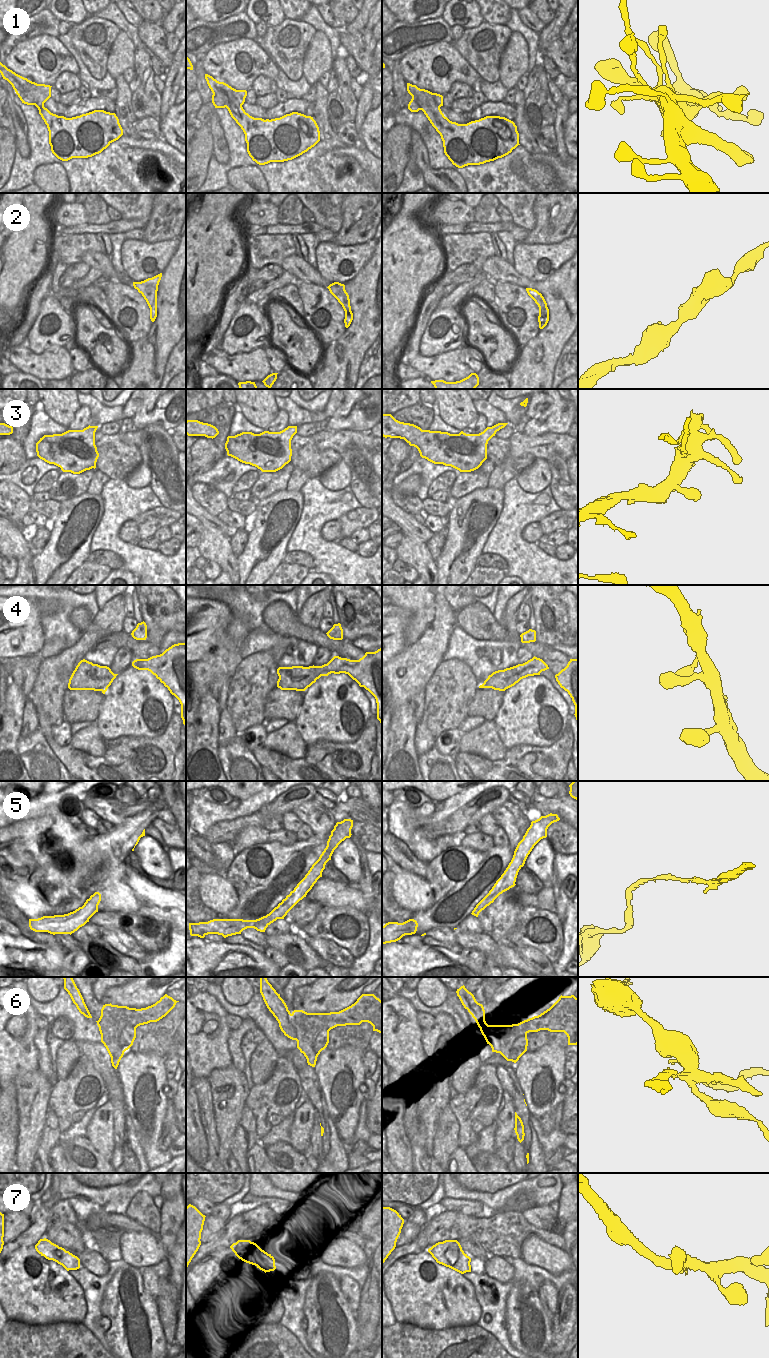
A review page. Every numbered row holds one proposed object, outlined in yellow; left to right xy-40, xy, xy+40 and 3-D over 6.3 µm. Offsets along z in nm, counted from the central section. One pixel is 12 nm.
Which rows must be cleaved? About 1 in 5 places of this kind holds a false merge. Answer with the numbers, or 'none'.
1

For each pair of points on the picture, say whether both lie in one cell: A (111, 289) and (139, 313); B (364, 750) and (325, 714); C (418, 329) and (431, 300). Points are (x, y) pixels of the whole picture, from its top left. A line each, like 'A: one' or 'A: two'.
A: one
B: two
C: one

